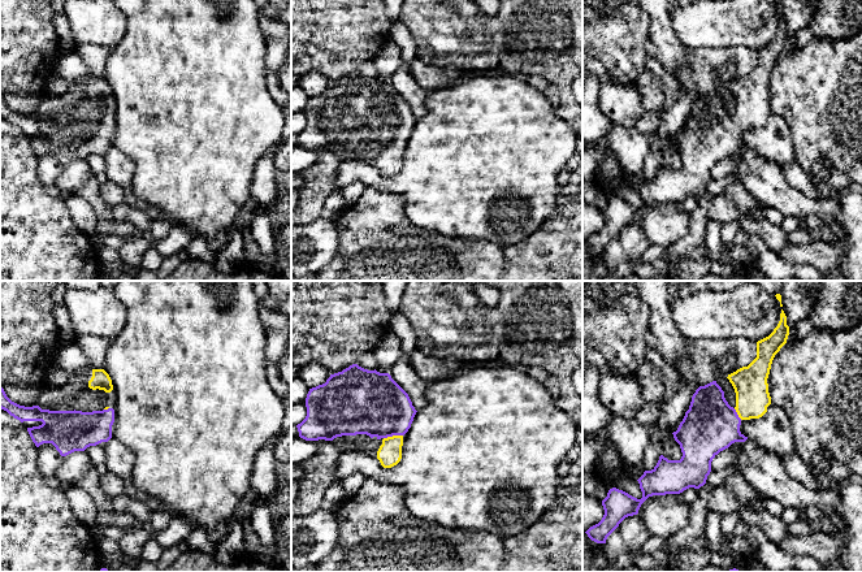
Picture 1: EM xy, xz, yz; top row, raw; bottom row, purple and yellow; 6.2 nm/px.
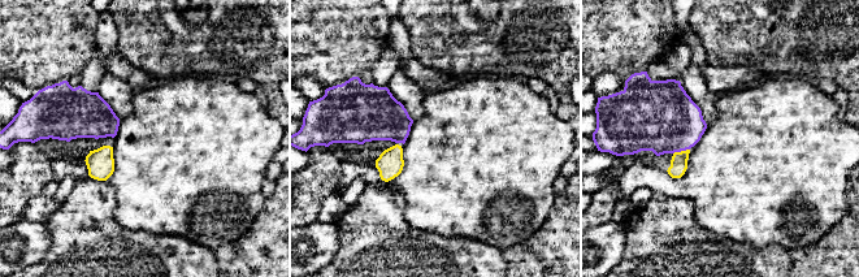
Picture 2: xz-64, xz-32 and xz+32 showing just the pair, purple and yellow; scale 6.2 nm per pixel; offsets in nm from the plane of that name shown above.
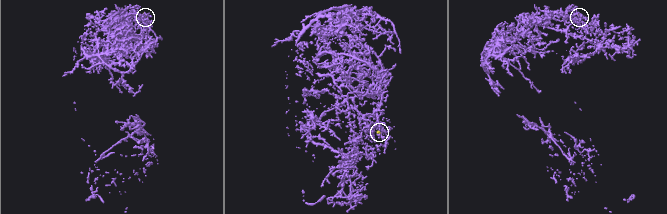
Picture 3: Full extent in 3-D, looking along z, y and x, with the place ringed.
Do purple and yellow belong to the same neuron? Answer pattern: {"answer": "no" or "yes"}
{"answer": "yes"}

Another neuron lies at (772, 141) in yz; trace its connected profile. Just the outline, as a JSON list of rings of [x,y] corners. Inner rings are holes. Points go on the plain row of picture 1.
[[[772,112],[762,126],[741,130],[740,140],[762,159],[780,166],[796,161],[789,126],[781,116]]]

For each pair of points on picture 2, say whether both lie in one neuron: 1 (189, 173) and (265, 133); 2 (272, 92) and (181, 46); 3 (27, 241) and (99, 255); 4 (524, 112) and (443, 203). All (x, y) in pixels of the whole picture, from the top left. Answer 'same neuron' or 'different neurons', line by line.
1: same neuron
2: same neuron
3: different neurons
4: same neuron

